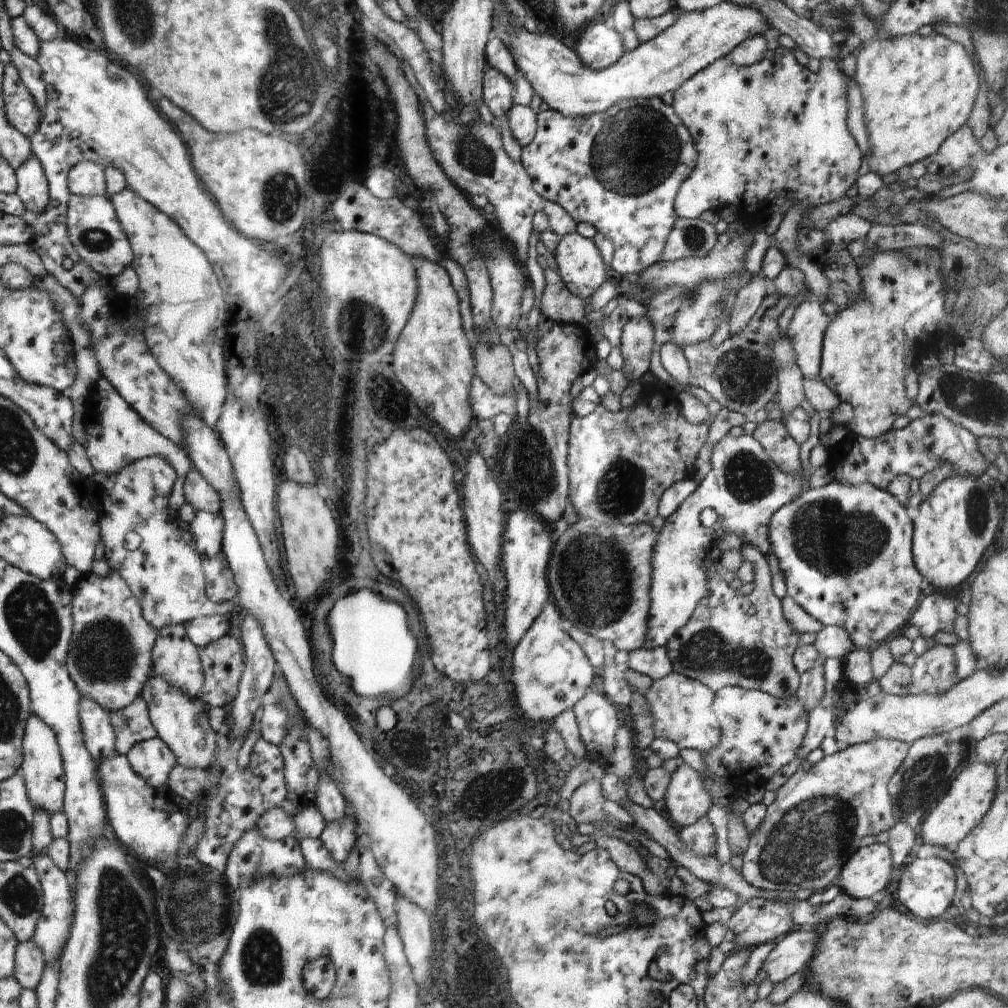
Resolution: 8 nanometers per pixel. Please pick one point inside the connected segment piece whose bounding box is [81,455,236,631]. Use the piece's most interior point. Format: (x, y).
(165, 572)

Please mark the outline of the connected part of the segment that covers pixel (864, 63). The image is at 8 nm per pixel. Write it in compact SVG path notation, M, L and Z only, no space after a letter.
M934 32L926 37L917 34L904 35L901 37L884 35L881 38L876 38L876 40L865 47L861 46L856 56L856 71L852 78L858 83L863 100L863 115L868 131L868 142L871 146L867 163L868 166L870 166L870 170L880 176L884 176L884 174L894 174L894 172L898 173L898 170L900 170L902 166L912 166L914 163L936 154L940 145L945 141L945 138L955 133L962 125L966 125L974 100L976 100L976 95L978 94L978 74L976 73L974 62L970 60L970 56L966 53L964 46Z

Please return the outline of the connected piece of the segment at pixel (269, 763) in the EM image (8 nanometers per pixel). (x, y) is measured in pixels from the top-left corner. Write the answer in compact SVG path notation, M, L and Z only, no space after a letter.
M217 734L216 744L215 763L208 771L210 782L204 794L207 795L206 808L204 808L206 810L206 830L201 840L198 841L193 859L194 861L198 861L199 864L217 870L220 874L224 874L230 851L234 848L234 845L240 840L240 837L246 830L249 831L255 828L255 824L264 813L272 809L282 809L282 805L286 800L287 788L283 756L279 747L275 744L266 742L262 737L258 738L252 748L252 768L248 766L248 768L244 769L238 767L236 763L237 757L231 751L231 744L227 736Z

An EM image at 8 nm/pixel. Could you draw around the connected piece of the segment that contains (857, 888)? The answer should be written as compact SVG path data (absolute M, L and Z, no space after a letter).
M886 843L859 847L842 867L838 886L852 898L872 898L888 884L893 869L892 857Z

